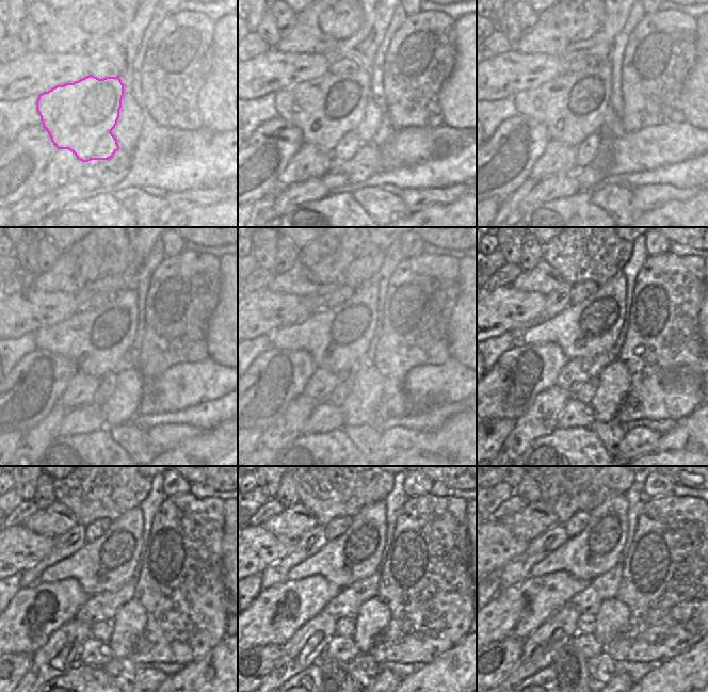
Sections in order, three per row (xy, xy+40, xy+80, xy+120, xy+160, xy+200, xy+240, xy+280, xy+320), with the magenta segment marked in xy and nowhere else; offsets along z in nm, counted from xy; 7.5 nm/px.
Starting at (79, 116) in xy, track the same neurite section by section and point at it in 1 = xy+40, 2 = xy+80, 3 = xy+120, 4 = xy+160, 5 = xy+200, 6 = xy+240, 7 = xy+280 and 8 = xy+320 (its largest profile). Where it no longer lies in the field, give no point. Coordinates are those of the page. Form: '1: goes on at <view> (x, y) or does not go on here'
1: goes on at xy+40 (327, 110)
2: goes on at xy+80 (572, 106)
3: goes on at xy+120 (97, 341)
4: goes on at xy+160 (337, 338)
5: goes on at xy+200 (590, 327)
6: goes on at xy+240 (109, 562)
7: goes on at xy+280 (353, 556)
8: goes on at xy+320 (596, 549)

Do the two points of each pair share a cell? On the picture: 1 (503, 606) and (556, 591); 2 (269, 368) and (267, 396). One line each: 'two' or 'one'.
1: one
2: one

